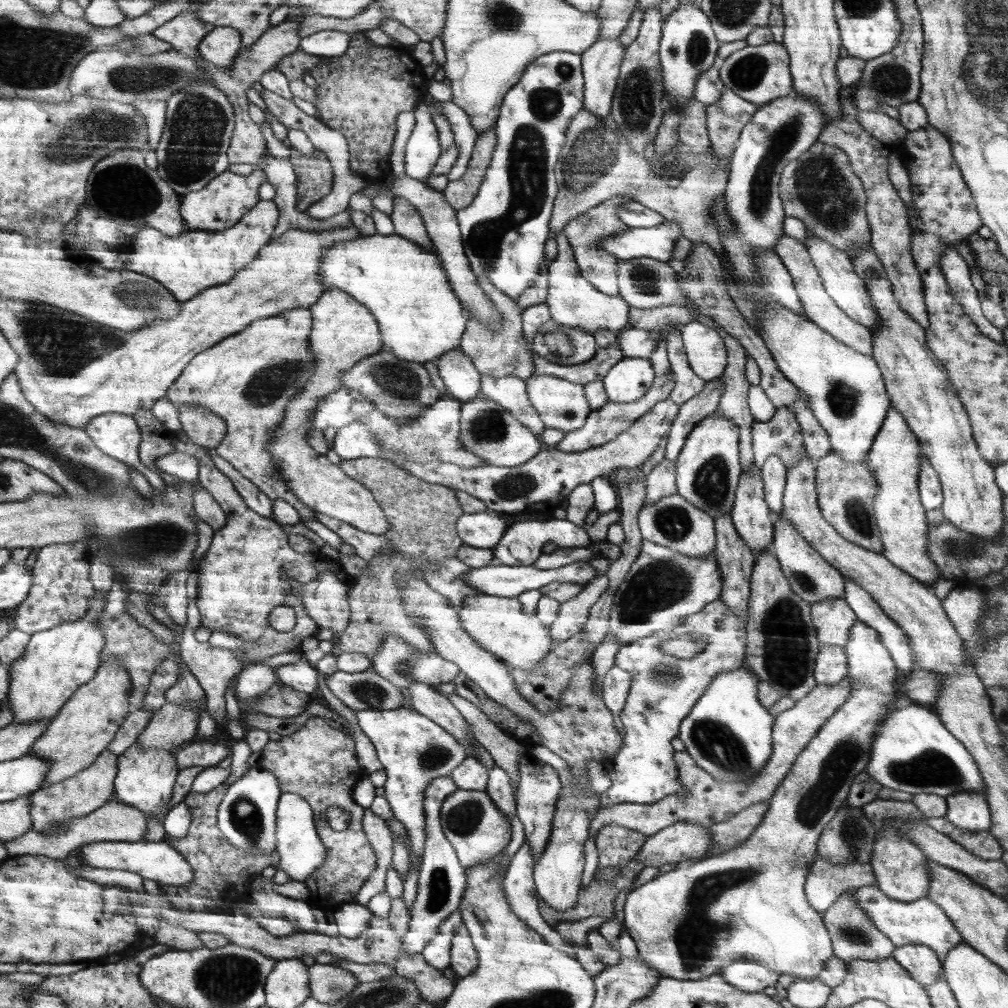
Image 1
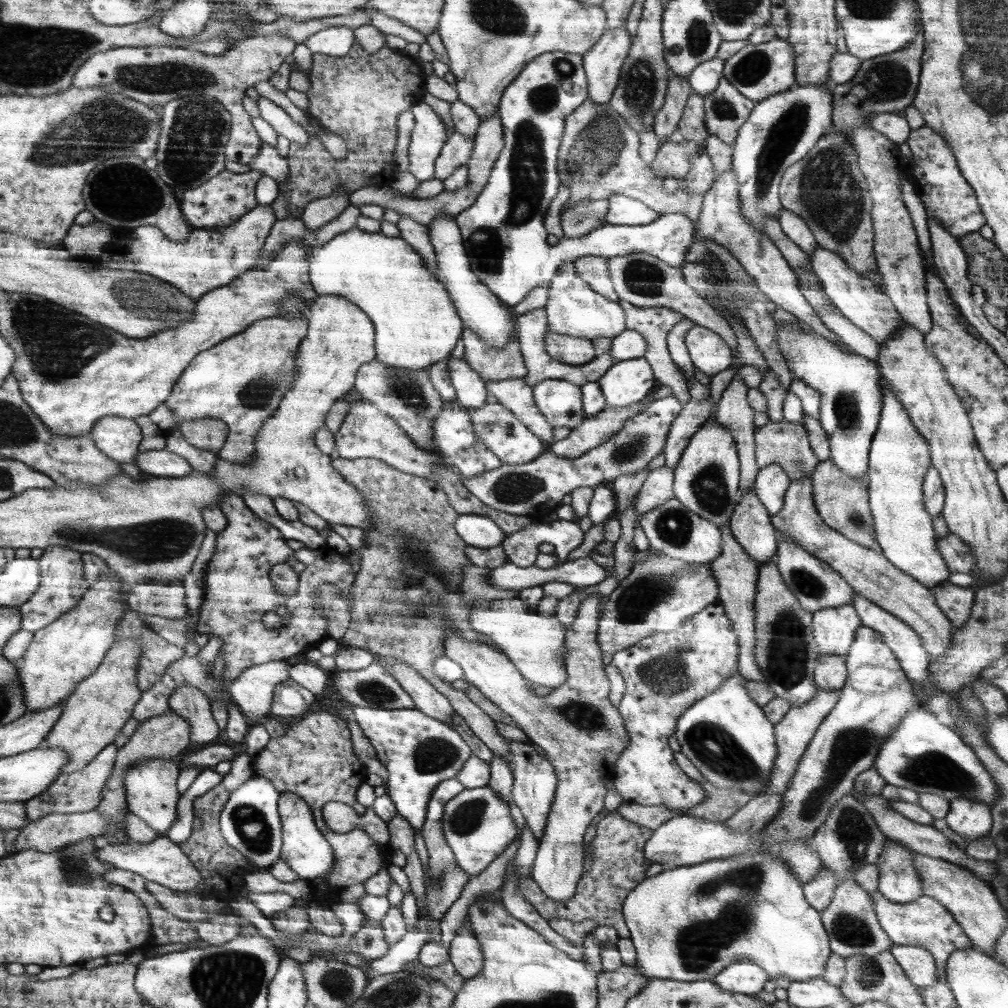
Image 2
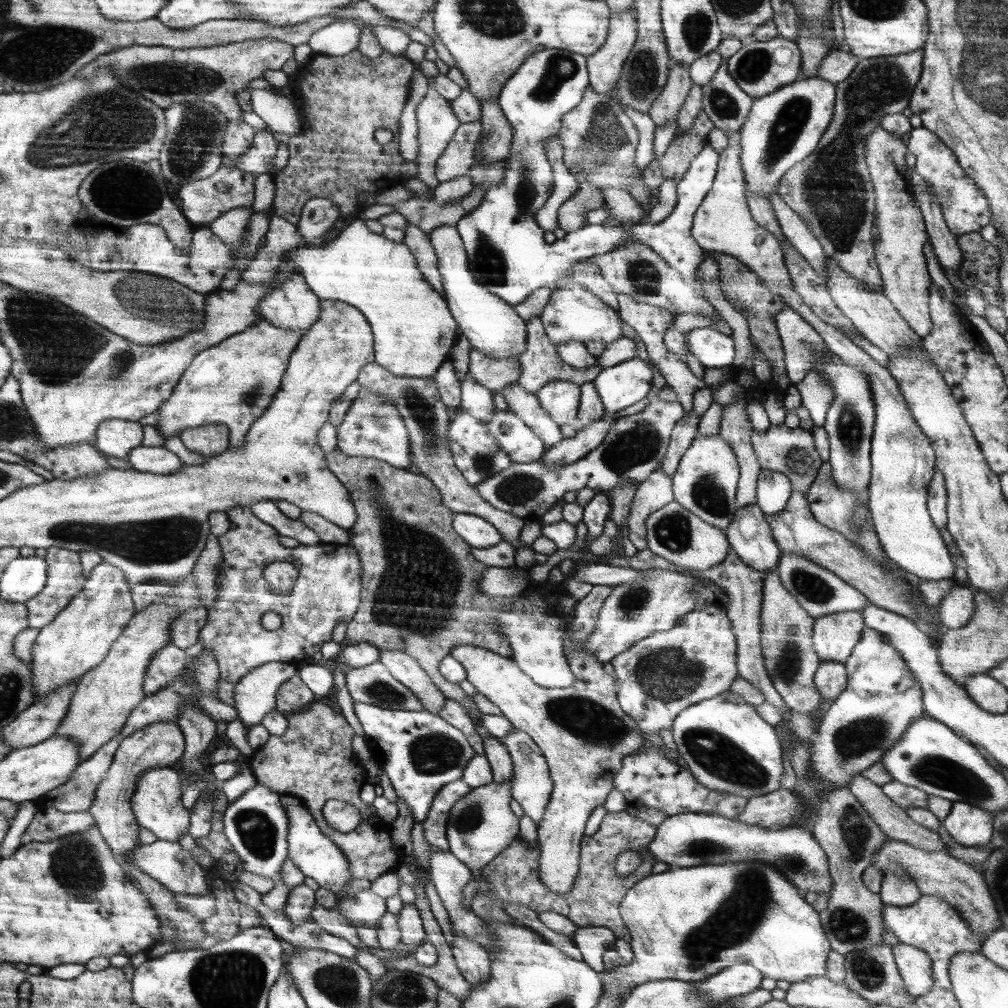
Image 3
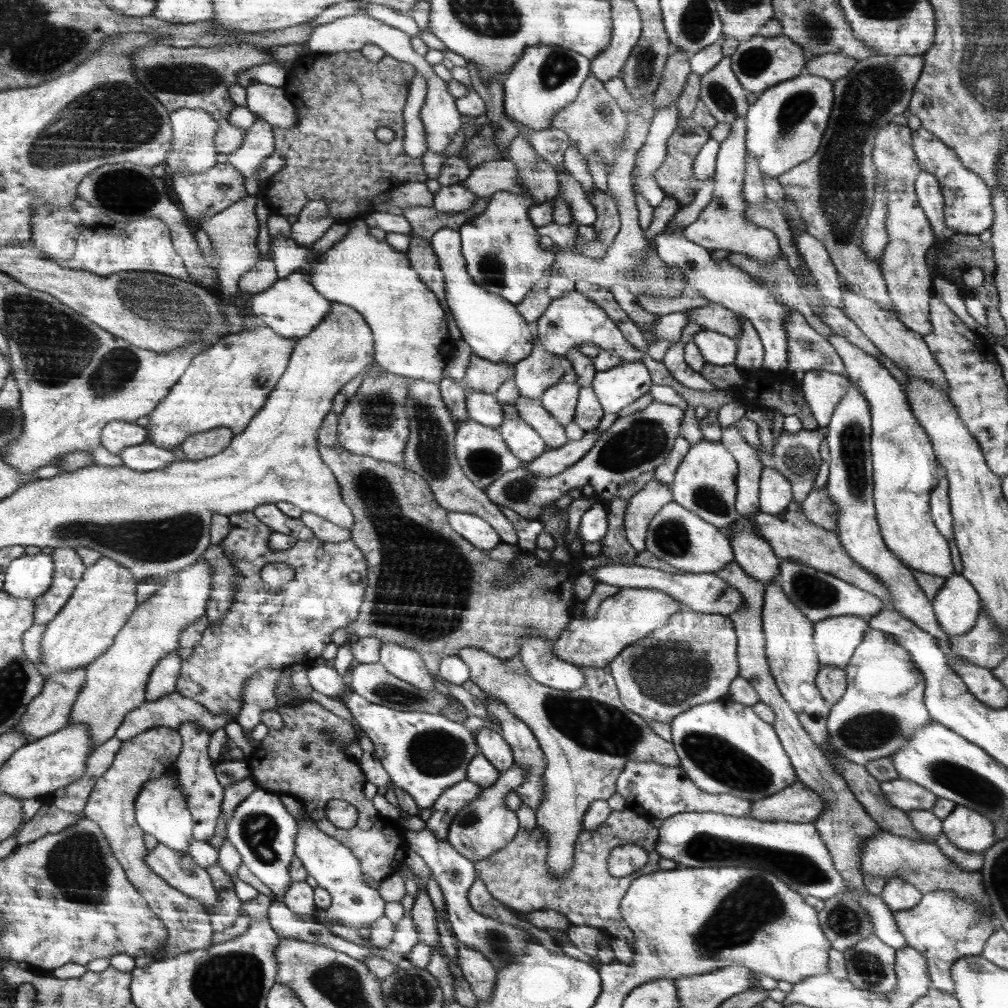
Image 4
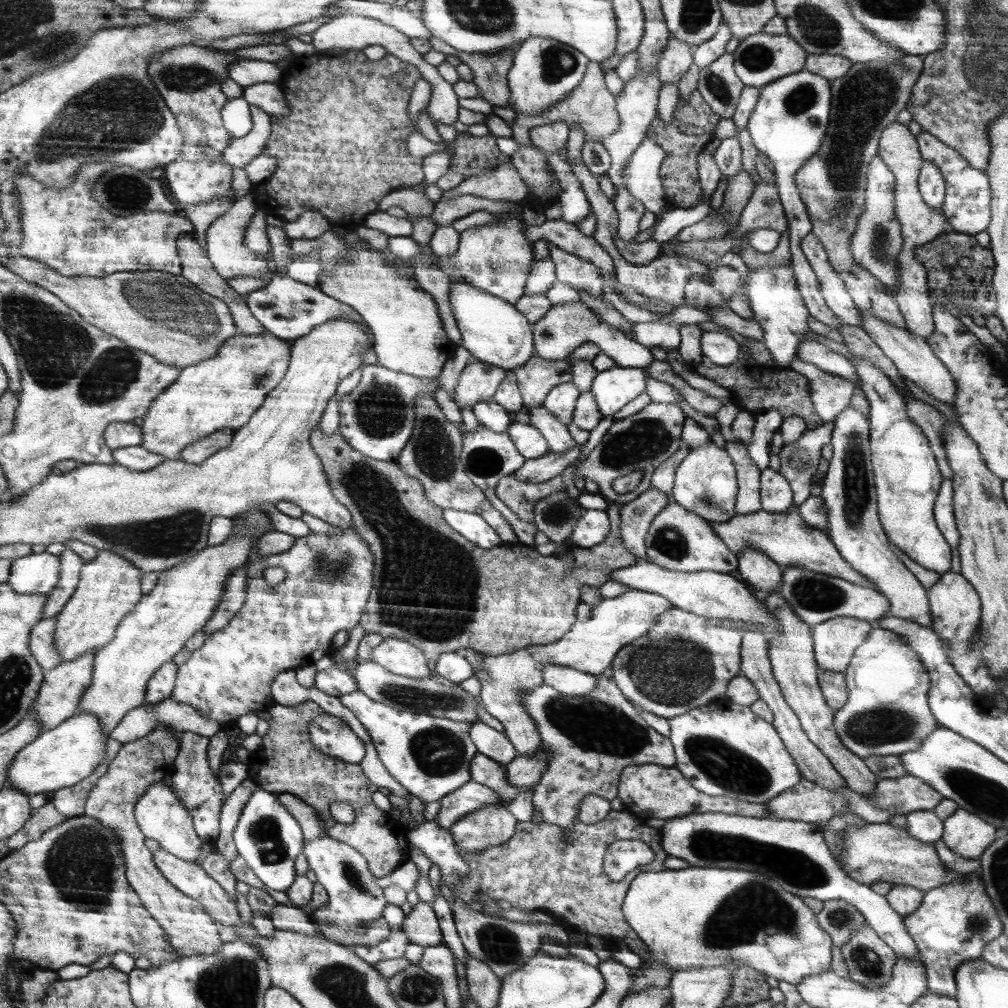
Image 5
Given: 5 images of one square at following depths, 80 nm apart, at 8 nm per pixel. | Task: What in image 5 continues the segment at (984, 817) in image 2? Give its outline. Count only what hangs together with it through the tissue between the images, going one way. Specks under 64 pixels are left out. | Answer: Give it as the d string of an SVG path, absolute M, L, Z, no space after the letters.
M959 808L952 816L943 820L941 839L957 855L978 859L997 839L997 829L974 813Z

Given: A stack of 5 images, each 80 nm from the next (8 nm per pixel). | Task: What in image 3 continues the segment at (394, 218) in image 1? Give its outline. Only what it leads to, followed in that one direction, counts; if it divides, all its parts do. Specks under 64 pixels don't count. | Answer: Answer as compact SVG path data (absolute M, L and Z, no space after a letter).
M408 223L403 230L405 237L403 242L406 243L415 259L417 260L418 268L426 280L429 281L434 288L441 294L444 294L443 282L441 274L438 270L437 256L435 255L434 247L427 235L421 228Z

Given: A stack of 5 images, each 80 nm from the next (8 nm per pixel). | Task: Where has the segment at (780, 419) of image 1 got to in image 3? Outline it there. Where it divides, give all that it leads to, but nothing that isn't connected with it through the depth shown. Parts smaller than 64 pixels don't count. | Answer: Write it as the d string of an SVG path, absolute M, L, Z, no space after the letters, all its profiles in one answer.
M784 423L778 426L770 425L764 433L754 431L751 441L760 466L763 469L777 470L788 477L794 491L806 494L812 482L817 477L823 463L814 444L814 435L811 431L798 428L788 428Z

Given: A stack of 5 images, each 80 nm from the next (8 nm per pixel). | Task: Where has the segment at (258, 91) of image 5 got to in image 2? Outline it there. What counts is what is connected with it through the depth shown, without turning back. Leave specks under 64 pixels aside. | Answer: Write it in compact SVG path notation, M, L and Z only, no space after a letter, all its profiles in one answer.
M261 95L256 101L256 106L258 106L260 112L260 118L269 122L279 135L282 134L282 136L288 138L291 143L297 142L308 146L310 138L307 132L302 126L296 124L282 108Z

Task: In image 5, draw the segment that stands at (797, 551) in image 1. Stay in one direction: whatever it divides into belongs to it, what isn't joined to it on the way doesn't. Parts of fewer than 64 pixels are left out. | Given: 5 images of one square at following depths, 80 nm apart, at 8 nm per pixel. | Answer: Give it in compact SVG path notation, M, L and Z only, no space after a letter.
M785 567L779 587L782 598L793 611L810 626L826 622L836 617L852 617L867 620L871 624L888 615L889 600L878 590L854 585L842 578L804 567Z

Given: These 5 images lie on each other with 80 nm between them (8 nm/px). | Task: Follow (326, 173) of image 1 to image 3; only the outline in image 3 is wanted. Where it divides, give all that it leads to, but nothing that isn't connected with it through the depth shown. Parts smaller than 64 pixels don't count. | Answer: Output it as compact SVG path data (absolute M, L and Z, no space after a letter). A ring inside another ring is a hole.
M357 49L345 56L318 54L316 60L318 72L308 76L304 74L300 82L295 82L296 88L289 88L296 90L293 97L298 94L302 96L302 104L297 106L302 121L301 131L294 135L273 132L277 142L283 142L288 146L289 159L286 167L273 175L275 197L269 213L295 224L301 218L304 206L310 199L332 199L341 216L349 215L364 207L357 201L357 196L364 191L379 195L384 190L403 185L407 179L418 176L418 165L415 160L404 160L399 151L399 122L411 91L410 86L414 77L412 62L404 56L394 56L386 51L378 58L370 59ZM378 128L389 128L393 134L392 140L387 144L380 144L374 137L374 132Z

